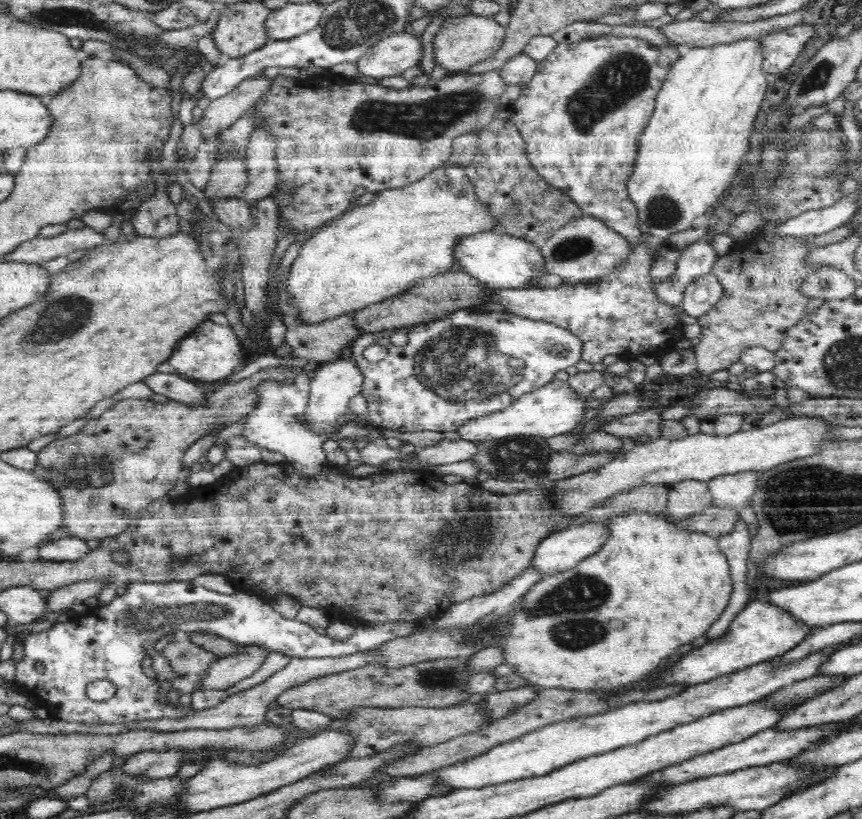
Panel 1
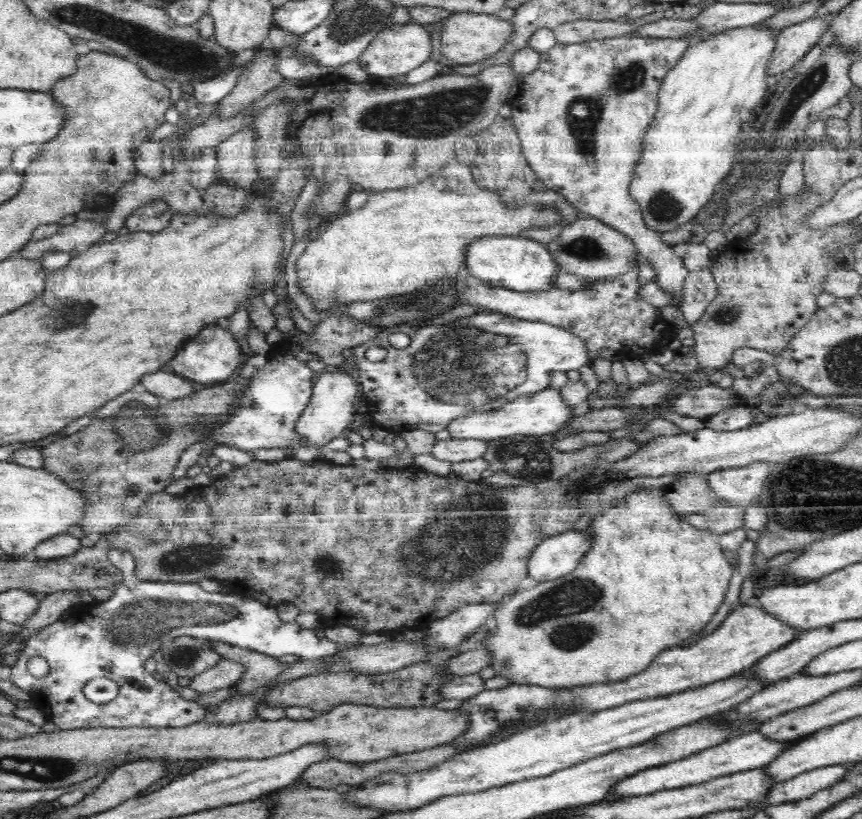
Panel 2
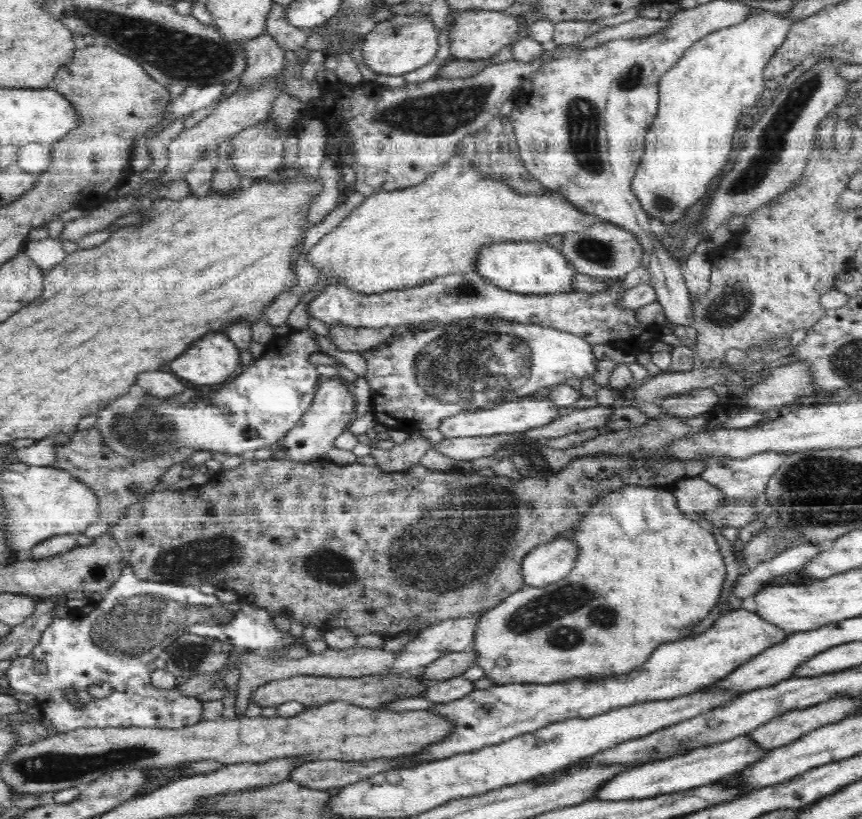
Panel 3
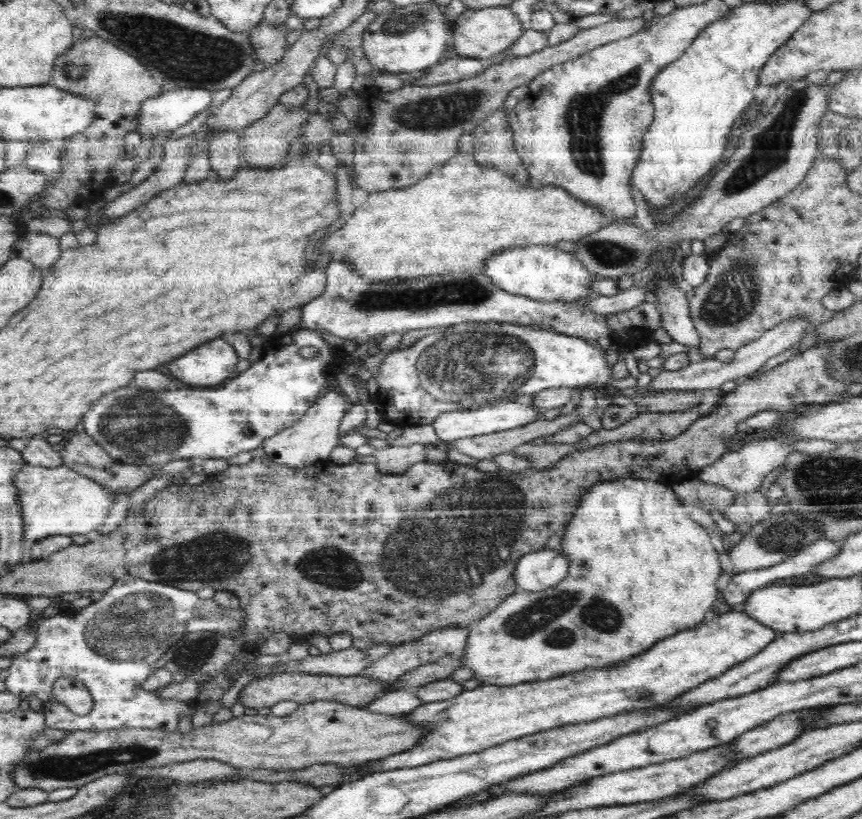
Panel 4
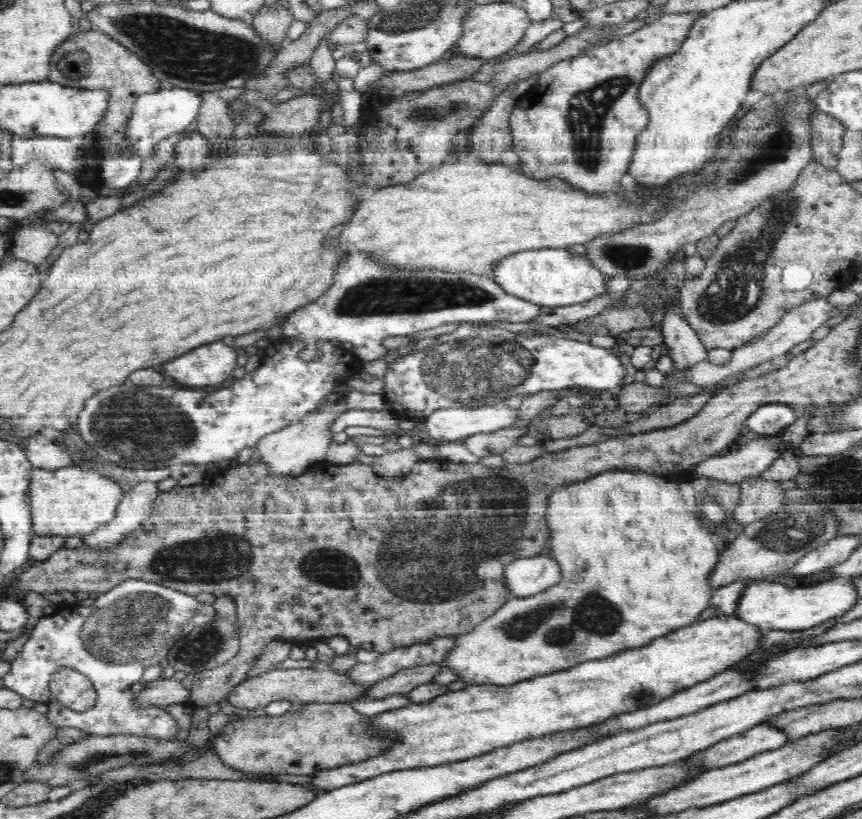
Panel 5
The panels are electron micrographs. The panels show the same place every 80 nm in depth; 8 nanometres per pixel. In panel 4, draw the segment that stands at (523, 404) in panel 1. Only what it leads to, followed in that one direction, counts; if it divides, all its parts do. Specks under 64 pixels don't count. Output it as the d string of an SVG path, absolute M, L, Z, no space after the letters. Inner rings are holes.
M511 400L485 404L482 407L472 410L466 408L461 409L458 406L454 411L438 415L431 424L442 445L446 442L470 436L481 436L483 434L518 428L519 426L524 426L525 424L536 421L540 413L542 412L538 411L538 408L534 407L534 404L522 405Z

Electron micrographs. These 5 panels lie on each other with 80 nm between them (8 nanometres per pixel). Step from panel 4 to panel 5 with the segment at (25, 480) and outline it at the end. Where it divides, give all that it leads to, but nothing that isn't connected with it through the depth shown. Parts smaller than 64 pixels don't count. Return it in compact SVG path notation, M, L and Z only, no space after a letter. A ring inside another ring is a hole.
M74 466L59 470L33 468L28 481L31 532L34 532L35 536L83 537L92 533L115 517L117 506L125 495L118 482L112 482L110 478L103 478L102 474L79 470Z

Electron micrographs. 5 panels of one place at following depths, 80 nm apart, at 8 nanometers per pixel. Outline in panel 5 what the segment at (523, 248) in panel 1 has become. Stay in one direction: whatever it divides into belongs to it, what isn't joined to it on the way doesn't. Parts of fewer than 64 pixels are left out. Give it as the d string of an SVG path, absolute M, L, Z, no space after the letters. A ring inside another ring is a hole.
M546 247L506 255L493 267L492 277L508 294L540 306L559 307L582 304L606 293L604 284L608 278L598 272L590 260L582 258L576 249Z

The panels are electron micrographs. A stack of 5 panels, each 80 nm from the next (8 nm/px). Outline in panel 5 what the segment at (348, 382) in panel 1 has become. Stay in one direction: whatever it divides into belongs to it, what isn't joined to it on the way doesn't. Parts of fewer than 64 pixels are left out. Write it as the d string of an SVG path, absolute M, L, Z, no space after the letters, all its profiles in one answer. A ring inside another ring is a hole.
M345 401L326 404L322 412L310 412L300 422L261 438L256 448L260 450L262 462L273 470L273 476L295 476L296 478L302 475L316 464L316 460L324 460L329 446L333 444L331 440L334 432L329 429L329 424L334 422L342 412L348 410Z

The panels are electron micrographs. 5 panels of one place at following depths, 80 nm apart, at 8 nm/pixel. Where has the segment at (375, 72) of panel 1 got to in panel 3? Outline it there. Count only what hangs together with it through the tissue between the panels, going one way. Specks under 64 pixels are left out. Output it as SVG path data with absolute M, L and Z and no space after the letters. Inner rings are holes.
M395 14L377 22L362 41L362 58L368 68L378 74L403 75L428 64L438 54L438 30L426 14Z

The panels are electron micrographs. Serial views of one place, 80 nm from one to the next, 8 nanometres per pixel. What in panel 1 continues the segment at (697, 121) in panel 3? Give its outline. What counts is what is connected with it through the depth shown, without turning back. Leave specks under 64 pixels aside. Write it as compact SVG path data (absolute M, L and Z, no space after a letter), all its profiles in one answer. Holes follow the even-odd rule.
M743 38L728 44L691 48L680 54L658 91L654 112L638 140L634 170L627 179L627 192L638 213L635 228L665 240L674 232L688 230L694 218L712 208L728 188L740 158L749 150L748 136L764 100L766 72L762 68L759 38Z

